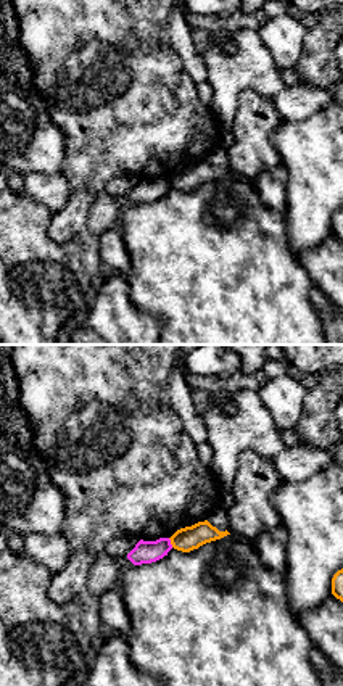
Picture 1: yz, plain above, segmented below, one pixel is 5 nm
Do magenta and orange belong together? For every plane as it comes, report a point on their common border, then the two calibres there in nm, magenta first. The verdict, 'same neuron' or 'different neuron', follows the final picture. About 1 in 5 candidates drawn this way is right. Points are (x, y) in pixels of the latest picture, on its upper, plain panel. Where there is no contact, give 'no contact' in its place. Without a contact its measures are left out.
meets magenta at (169, 182); 110 nm thick on the magenta side, 120 nm on the other

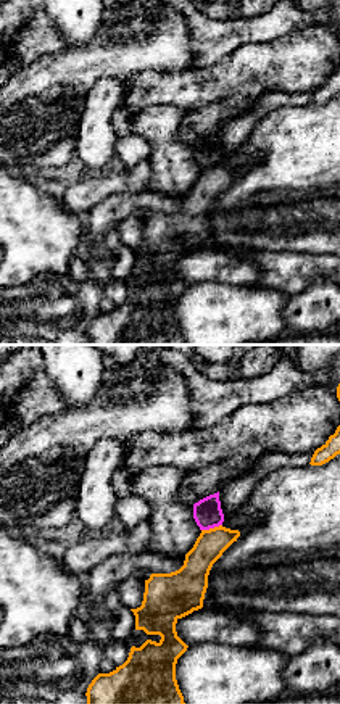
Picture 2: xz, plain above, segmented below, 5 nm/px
meets magenta at (211, 166); 140 nm thick on the magenta side, 150 nm on the other

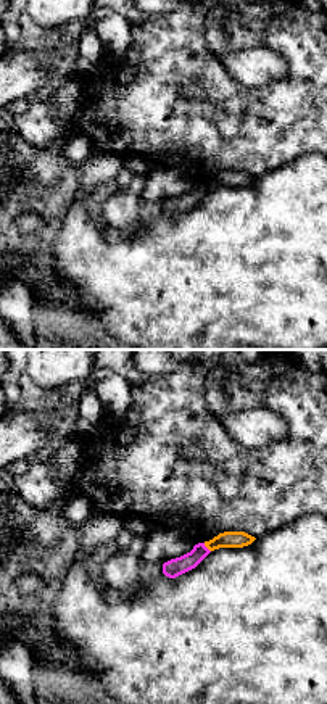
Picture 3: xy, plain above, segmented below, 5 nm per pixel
meets magenta at (206, 187); 90 nm thick on the magenta side, 80 nm on the other

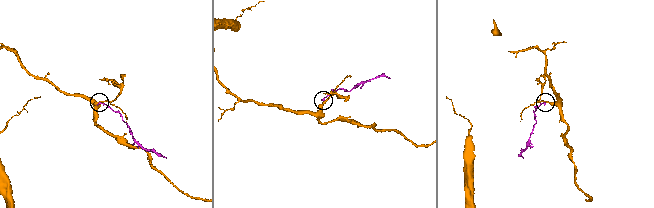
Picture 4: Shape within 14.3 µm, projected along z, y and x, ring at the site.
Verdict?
different neuron

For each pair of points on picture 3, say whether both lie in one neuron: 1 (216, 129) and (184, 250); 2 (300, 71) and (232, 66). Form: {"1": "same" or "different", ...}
{"1": "different", "2": "different"}

